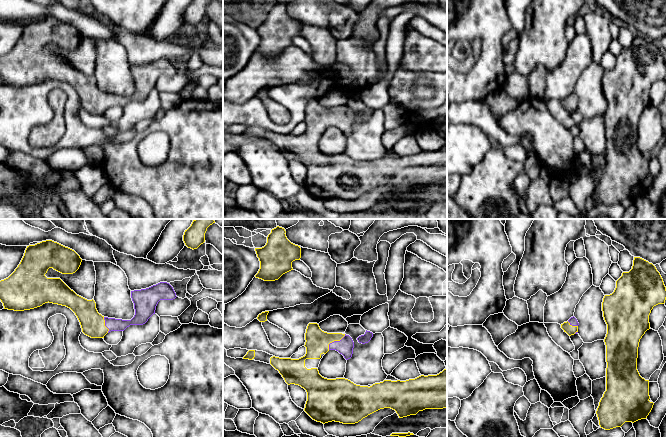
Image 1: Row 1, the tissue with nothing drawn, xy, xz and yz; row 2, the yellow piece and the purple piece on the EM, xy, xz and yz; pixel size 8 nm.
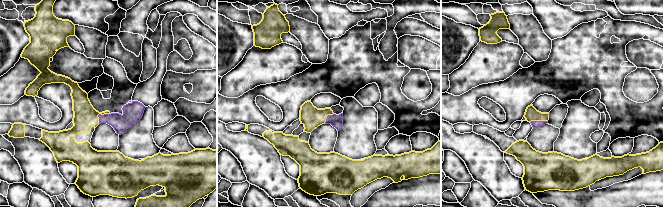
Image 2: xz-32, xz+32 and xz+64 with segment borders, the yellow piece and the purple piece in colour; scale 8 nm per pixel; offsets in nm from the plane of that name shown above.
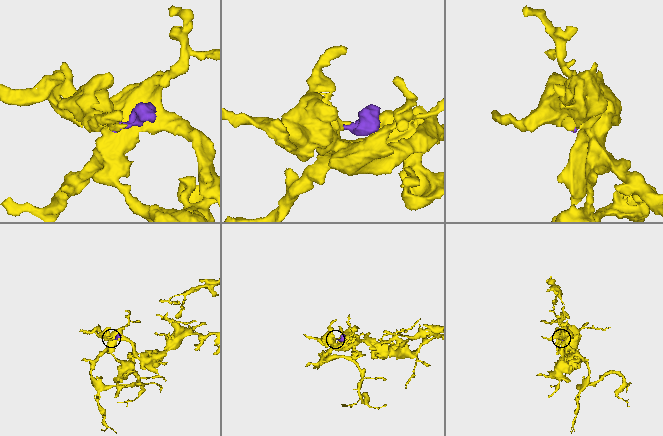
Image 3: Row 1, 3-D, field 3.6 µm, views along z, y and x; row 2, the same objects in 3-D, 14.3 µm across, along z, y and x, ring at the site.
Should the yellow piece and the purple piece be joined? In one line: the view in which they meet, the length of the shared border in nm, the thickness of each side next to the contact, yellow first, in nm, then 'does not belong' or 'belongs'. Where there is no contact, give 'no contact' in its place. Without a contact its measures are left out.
xz | 190 nm | 190/130 nm | belongs

